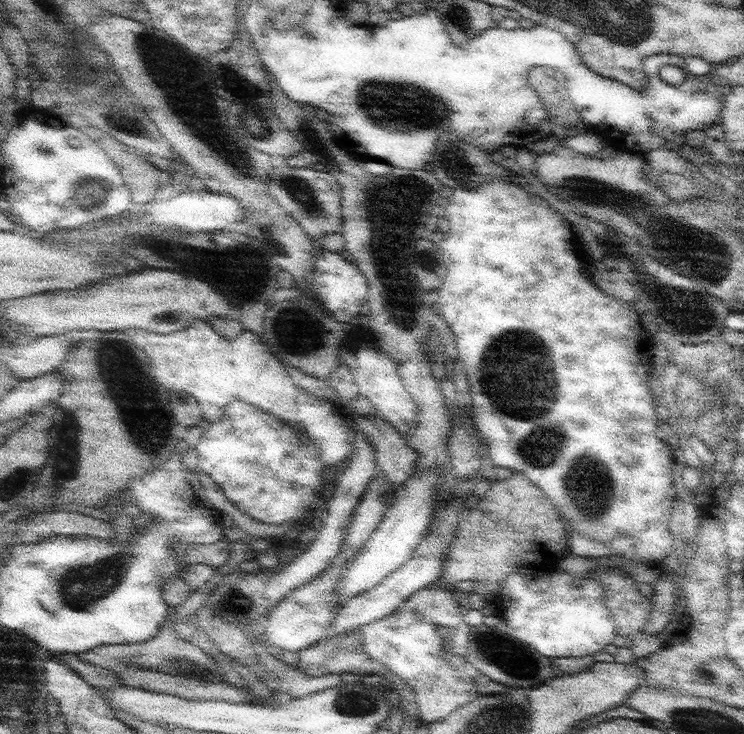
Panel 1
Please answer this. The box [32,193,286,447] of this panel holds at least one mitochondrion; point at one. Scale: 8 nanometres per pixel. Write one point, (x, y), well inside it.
(116, 370)

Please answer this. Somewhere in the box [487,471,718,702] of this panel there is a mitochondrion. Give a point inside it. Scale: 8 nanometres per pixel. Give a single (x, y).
(702, 671)

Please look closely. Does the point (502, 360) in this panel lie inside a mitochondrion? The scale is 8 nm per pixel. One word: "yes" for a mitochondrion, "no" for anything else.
yes

